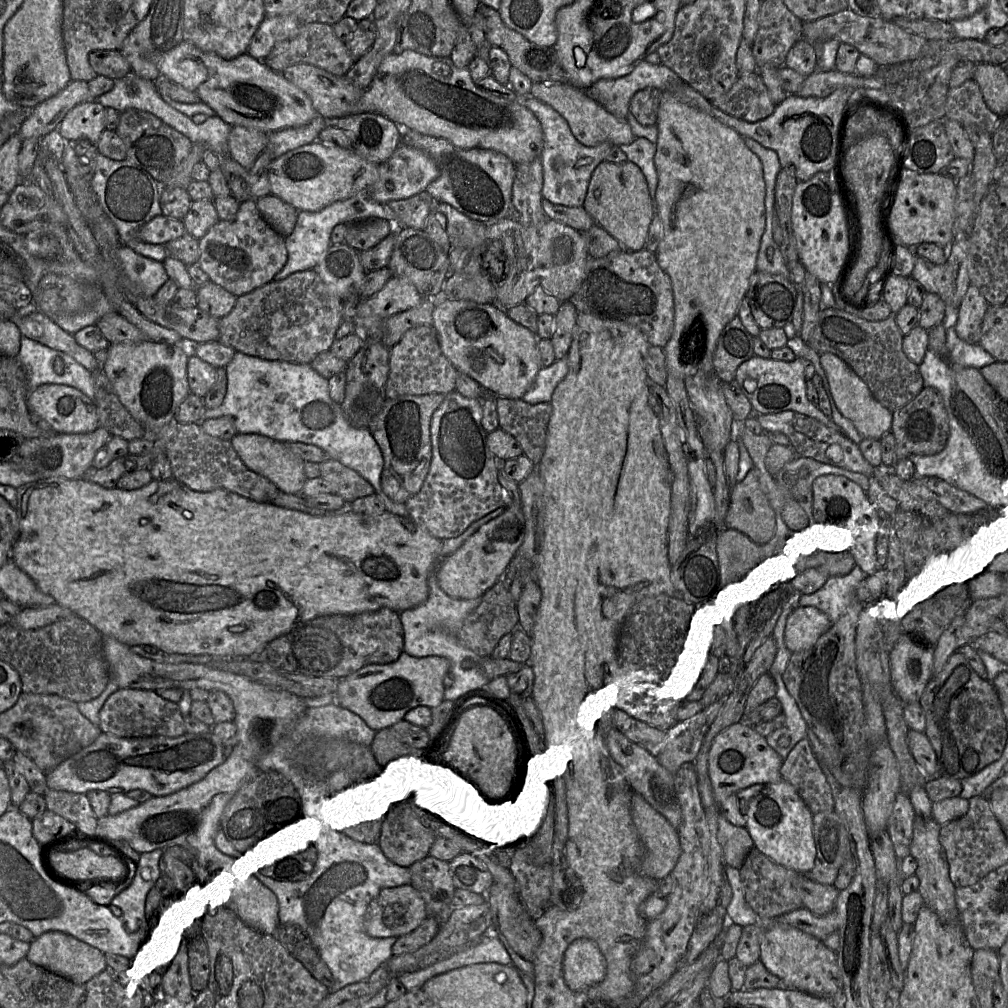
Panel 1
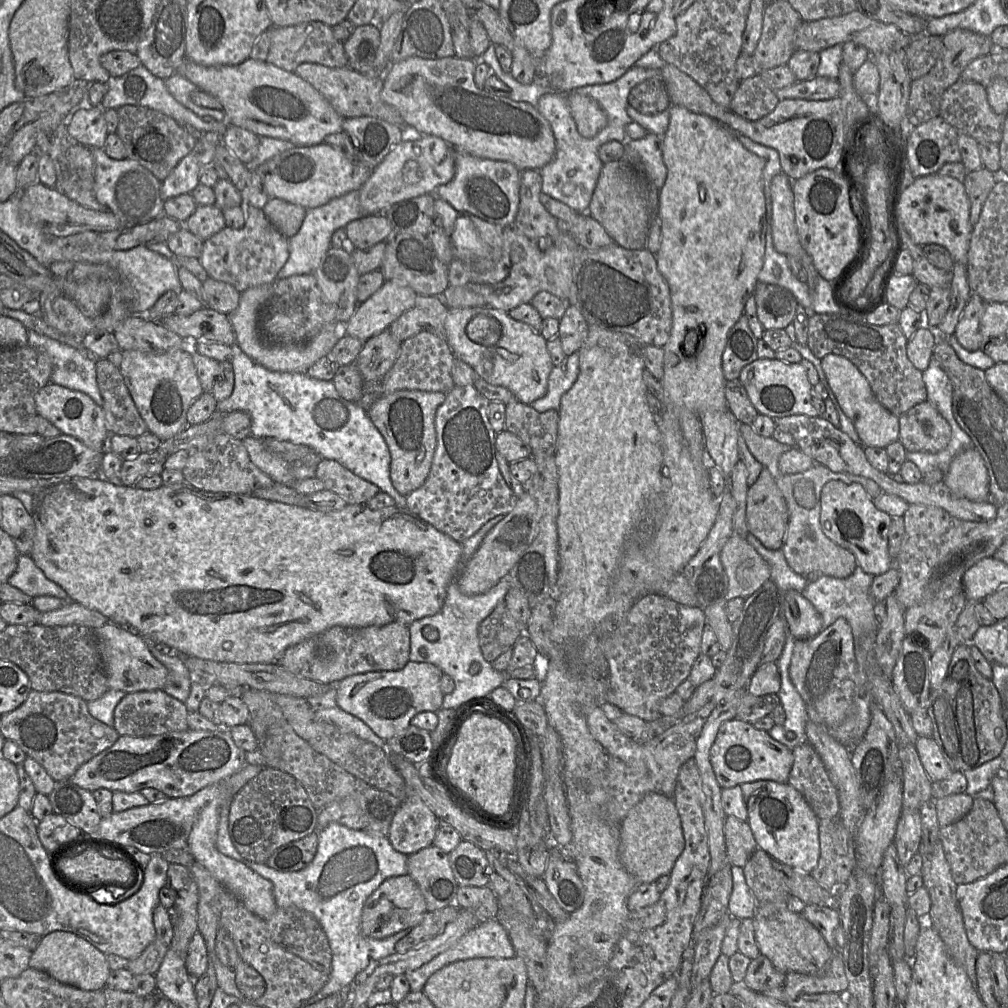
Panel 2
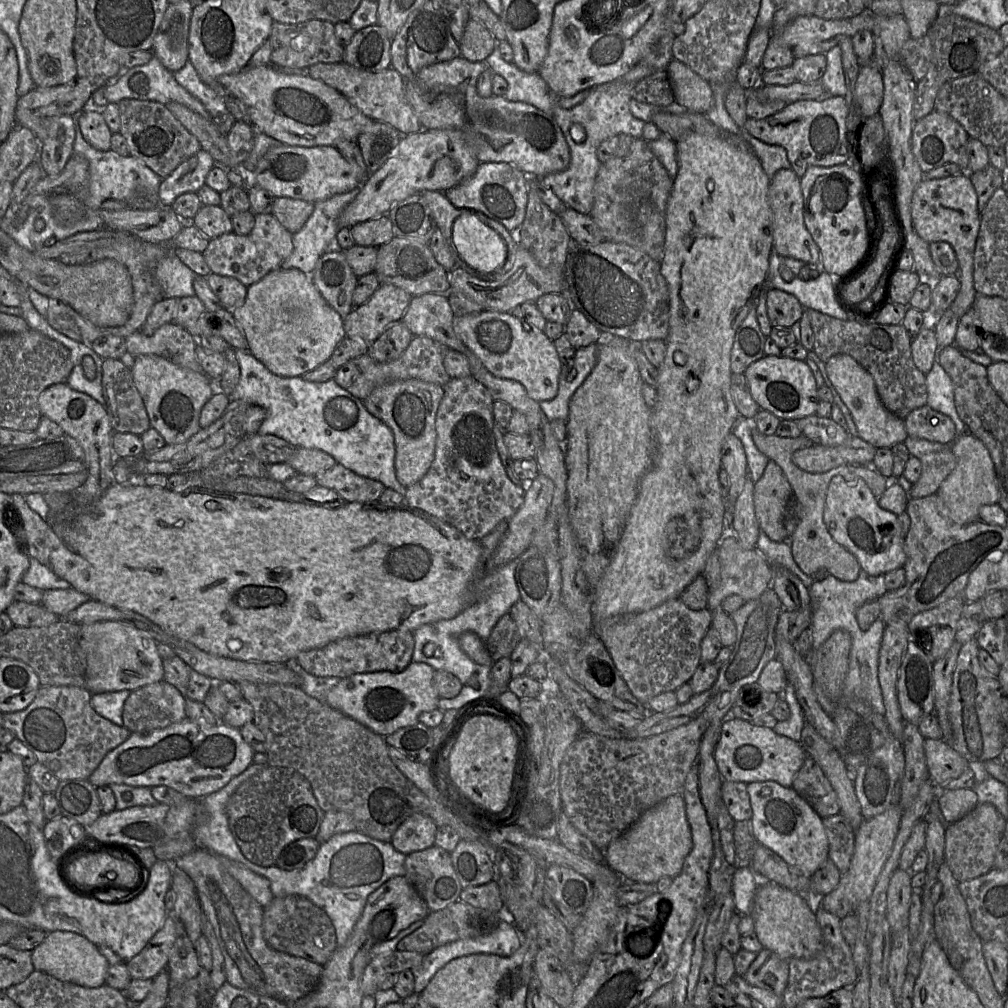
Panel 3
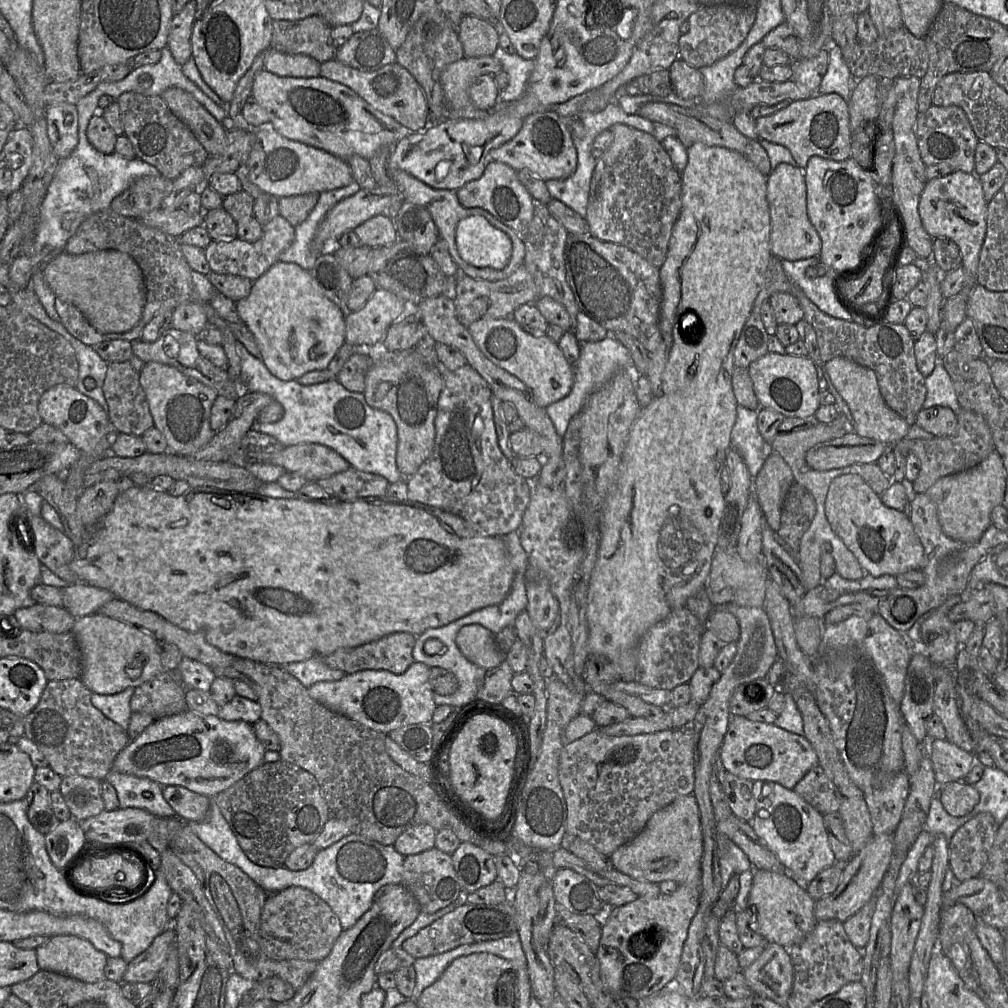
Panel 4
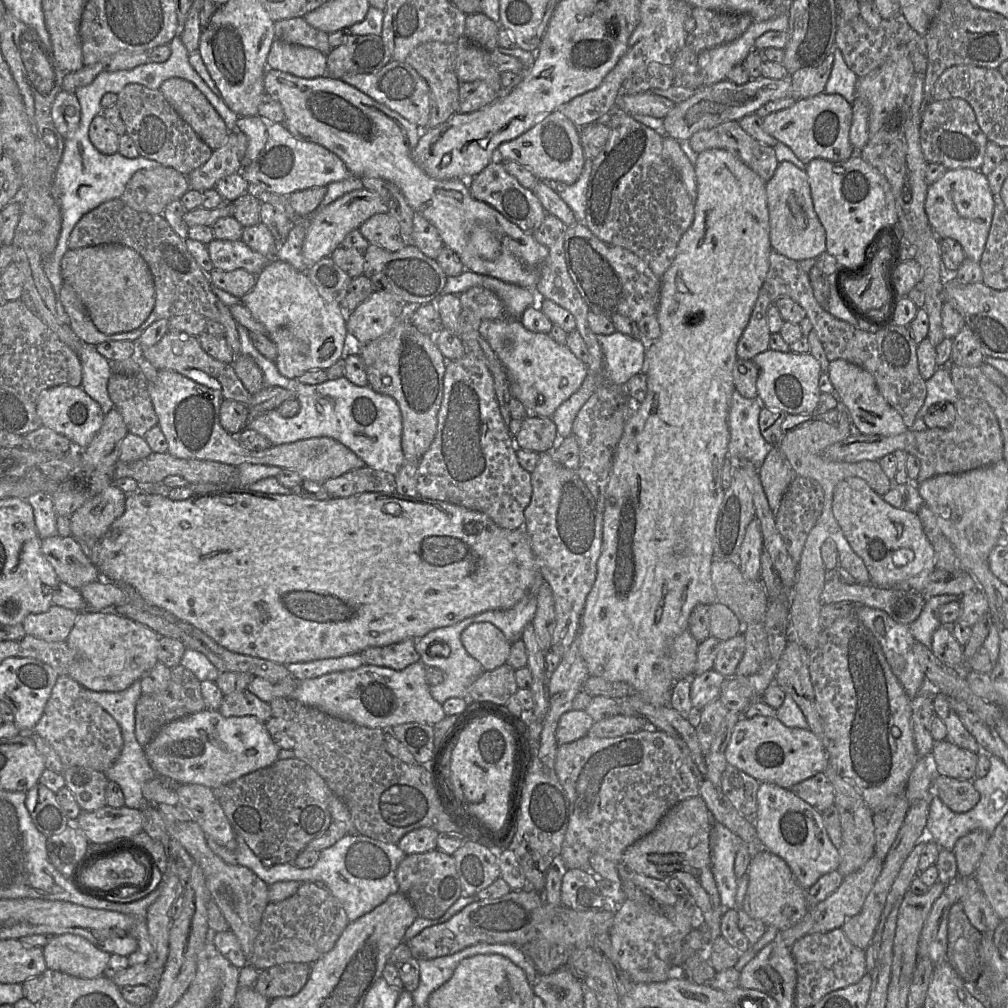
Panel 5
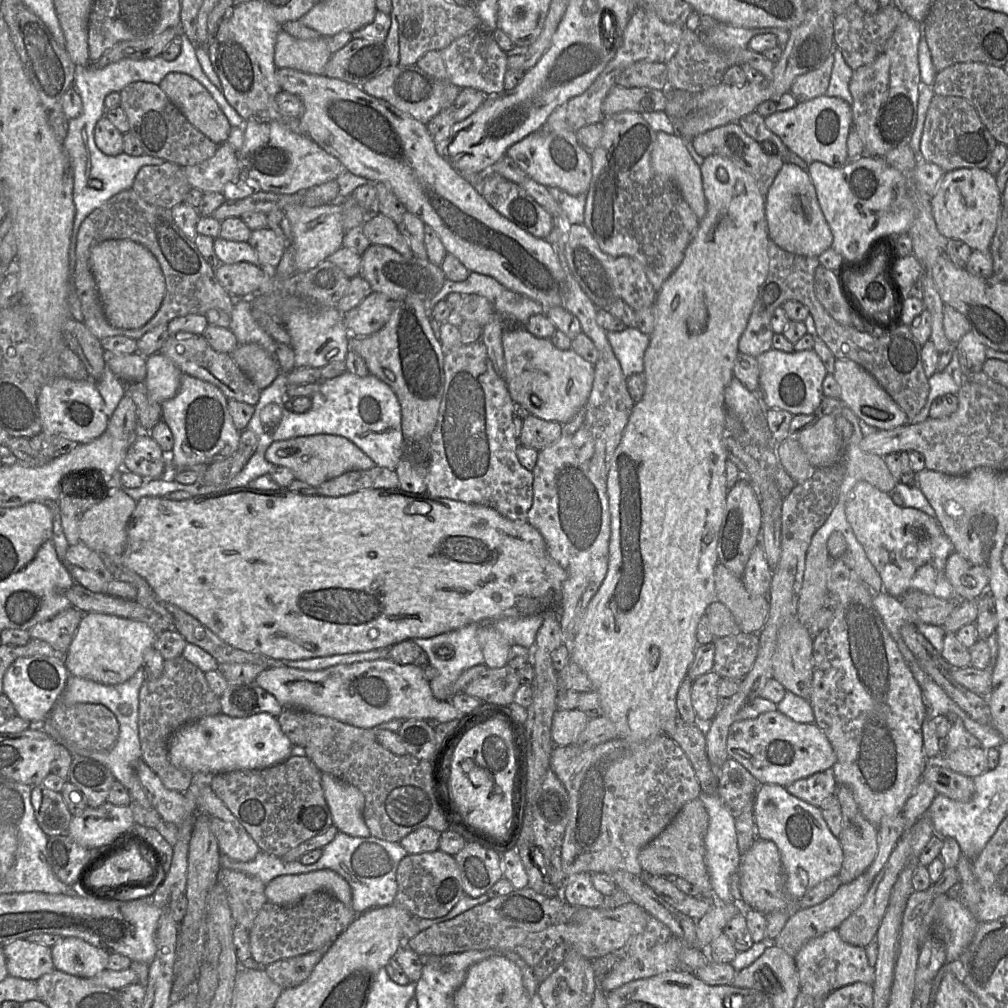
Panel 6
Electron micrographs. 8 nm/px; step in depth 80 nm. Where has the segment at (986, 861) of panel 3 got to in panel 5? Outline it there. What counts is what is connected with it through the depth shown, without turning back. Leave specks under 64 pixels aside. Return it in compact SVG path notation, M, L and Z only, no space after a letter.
M974 830L957 840L952 849L957 863L957 878L973 876L982 858L990 836L983 830Z

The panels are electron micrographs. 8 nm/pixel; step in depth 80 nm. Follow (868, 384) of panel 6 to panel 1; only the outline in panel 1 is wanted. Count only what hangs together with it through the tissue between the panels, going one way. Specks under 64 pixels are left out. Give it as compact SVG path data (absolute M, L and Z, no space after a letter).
M824 353L820 355L820 362L827 375L837 408L852 422L864 439L881 440L885 434L891 432L893 413L874 398L868 385L844 360L832 353Z

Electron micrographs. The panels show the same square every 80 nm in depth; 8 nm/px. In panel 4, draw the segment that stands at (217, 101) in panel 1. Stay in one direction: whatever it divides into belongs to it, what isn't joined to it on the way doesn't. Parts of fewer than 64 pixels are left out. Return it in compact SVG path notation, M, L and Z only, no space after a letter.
M262 69L254 78L251 98L268 112L269 123L279 134L346 161L352 155L369 160L379 150L395 147L404 137L414 133L373 108L349 87L321 76L281 77Z

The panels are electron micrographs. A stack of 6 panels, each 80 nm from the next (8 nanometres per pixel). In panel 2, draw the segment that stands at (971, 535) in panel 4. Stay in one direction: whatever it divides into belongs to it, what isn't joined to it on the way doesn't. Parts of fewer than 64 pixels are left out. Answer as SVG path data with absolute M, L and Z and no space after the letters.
M974 448L957 454L945 473L944 484L957 496L989 502L989 475L981 454Z

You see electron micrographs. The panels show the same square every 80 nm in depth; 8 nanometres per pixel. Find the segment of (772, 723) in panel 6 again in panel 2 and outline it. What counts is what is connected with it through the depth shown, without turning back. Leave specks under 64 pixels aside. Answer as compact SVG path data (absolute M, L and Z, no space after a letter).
M733 719L723 723L711 747L710 761L722 789L758 780L788 783L794 755L793 750L773 739L768 731L756 729L753 724Z

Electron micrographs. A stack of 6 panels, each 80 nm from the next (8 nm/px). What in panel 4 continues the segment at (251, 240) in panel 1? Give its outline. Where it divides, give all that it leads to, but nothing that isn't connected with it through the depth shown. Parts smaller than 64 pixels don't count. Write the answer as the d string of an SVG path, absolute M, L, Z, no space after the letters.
M278 215L263 225L263 234L255 242L248 242L239 237L213 240L205 249L206 259L213 272L233 274L256 281L268 271L280 255L288 249L295 239L295 227Z

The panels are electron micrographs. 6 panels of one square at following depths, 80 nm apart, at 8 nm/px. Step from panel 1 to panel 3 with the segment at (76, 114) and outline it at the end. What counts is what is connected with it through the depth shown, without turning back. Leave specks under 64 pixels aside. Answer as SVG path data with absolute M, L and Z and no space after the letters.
M82 110L75 117L75 125L78 126L84 139L94 148L101 151L111 150L112 132L106 124L100 111Z

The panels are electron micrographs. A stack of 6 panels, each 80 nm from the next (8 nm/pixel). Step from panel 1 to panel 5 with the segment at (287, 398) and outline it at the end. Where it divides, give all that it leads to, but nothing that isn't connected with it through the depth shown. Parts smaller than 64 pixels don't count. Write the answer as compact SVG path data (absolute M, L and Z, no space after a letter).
M239 324L237 328L241 354L254 359L262 371L265 387L277 386L292 391L300 405L293 417L284 418L273 409L250 420L247 427L267 438L272 446L314 437L332 438L355 453L365 466L394 476L398 473L405 458L401 448L401 412L392 397L376 393L368 385L356 386L343 376L315 385L302 384L297 378L286 378L279 373L274 361L257 351L251 342L249 330Z

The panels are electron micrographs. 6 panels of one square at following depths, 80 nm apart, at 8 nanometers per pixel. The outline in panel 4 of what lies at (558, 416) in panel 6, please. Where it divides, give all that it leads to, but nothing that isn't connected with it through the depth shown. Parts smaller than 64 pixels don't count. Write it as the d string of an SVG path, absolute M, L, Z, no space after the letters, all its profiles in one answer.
M512 317L480 318L467 330L487 359L522 381L538 406L546 408L570 392L574 382L573 366L567 362L558 344L546 334L526 332Z

